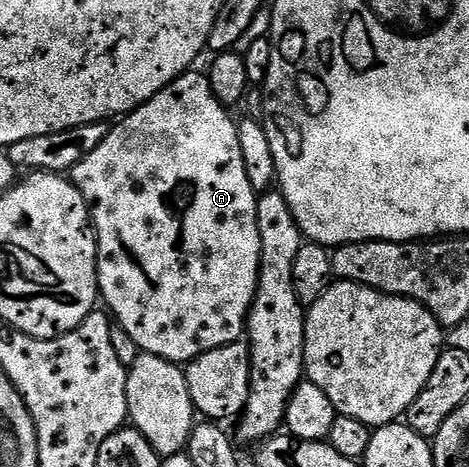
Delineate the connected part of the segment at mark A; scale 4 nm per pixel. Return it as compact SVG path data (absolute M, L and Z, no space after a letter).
M188 70L161 90L149 102L127 113L110 129L107 137L95 150L86 154L69 172L71 183L76 184L91 209L91 223L95 229L95 245L99 248L97 270L99 271L99 295L114 323L137 342L140 352L148 352L157 358L186 366L201 354L217 350L226 344L242 341L247 327L247 315L255 300L261 266L261 230L257 226L259 196L249 184L244 159L238 142L238 123L231 117L228 105L215 97L213 86L202 71Z

